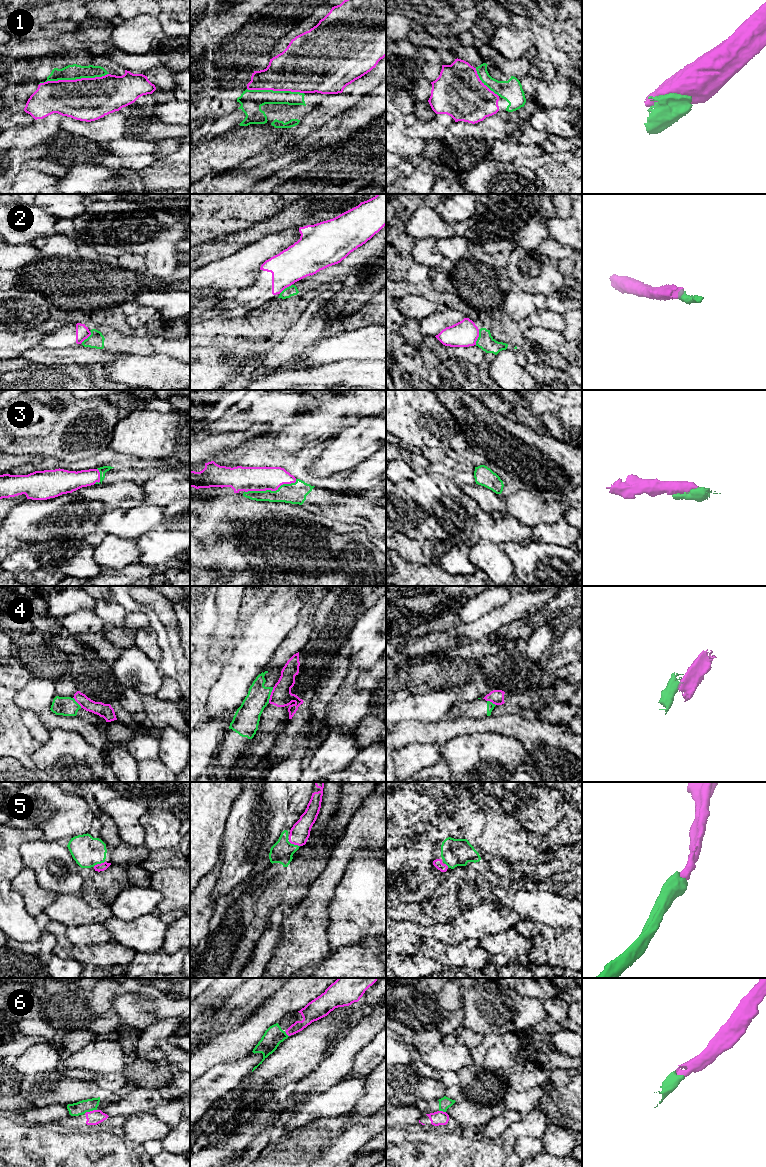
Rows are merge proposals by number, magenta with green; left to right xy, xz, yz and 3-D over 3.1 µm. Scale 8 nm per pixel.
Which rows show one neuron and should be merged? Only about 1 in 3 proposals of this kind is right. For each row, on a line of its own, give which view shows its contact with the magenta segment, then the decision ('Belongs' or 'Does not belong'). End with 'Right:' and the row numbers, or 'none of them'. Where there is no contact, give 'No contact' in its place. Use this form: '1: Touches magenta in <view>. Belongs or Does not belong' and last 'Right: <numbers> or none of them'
1: Touches magenta in xy. Belongs
2: Touches magenta in yz. Does not belong
3: Touches magenta in xz. Belongs
4: Touches magenta in xz. Does not belong
5: Touches magenta in xy. Belongs
6: Touches magenta in xy. Does not belong
Right: 1, 3, 5

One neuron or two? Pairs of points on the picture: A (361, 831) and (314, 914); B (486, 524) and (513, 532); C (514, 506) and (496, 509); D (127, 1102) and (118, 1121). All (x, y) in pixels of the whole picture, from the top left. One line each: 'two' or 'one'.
A: one
B: one
C: two
D: two

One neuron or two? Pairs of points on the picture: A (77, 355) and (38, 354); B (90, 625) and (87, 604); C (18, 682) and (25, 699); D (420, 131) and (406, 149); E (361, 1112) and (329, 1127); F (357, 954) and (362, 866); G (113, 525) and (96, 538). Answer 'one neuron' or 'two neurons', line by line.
A: one neuron
B: two neurons
C: two neurons
D: two neurons
E: two neurons
F: two neurons
G: one neuron

